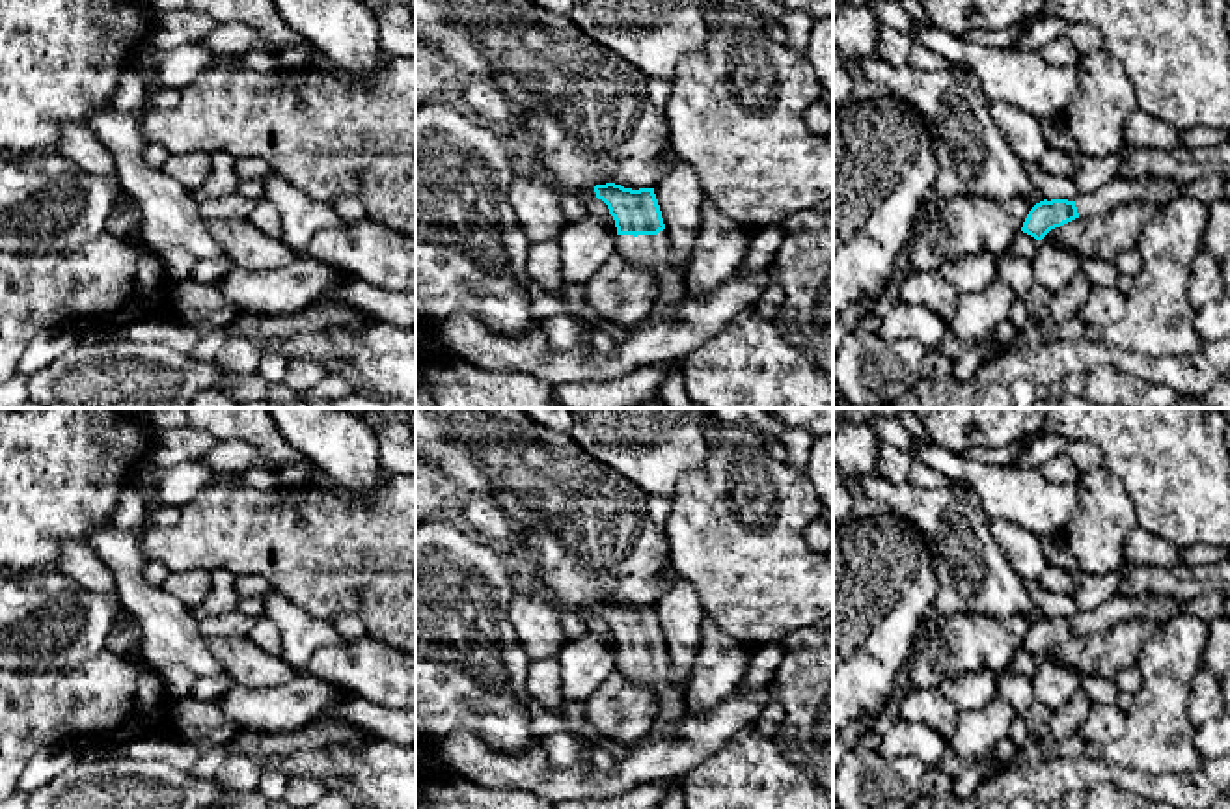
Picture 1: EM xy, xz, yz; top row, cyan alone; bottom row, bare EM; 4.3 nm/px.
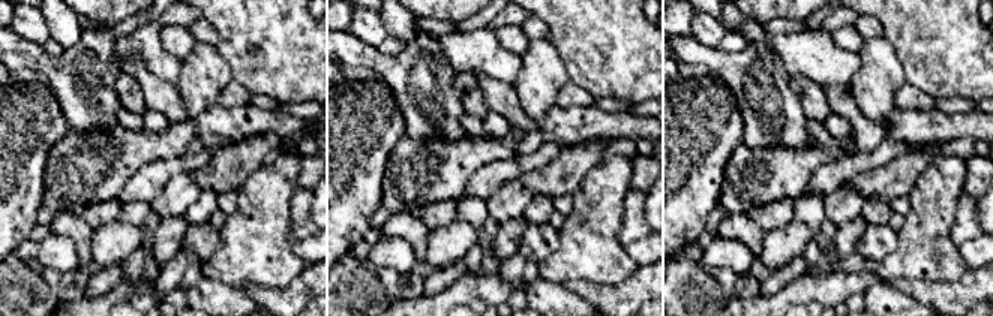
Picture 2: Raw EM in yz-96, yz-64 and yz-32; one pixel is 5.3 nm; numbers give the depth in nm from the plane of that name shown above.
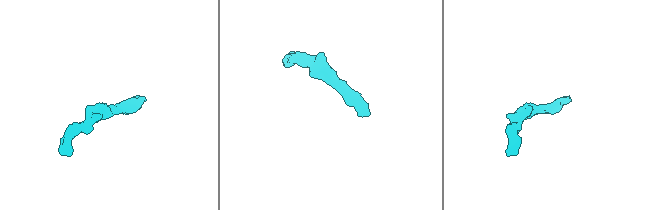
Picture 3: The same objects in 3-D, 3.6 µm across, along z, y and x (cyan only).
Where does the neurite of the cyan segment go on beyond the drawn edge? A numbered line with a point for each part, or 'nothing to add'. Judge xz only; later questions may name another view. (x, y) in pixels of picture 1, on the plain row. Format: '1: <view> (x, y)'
1: xz (653, 670)

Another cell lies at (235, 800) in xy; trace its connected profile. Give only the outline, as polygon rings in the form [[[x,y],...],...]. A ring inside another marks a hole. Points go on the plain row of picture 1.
[[[259,790],[252,792],[227,792],[220,809],[291,809],[283,800],[272,802]]]

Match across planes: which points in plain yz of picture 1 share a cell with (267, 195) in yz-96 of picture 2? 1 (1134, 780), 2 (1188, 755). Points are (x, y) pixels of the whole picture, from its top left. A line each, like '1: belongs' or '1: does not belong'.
1: does not belong
2: belongs

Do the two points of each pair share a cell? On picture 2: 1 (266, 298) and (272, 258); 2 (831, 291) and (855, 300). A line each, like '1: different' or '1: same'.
1: different
2: different

